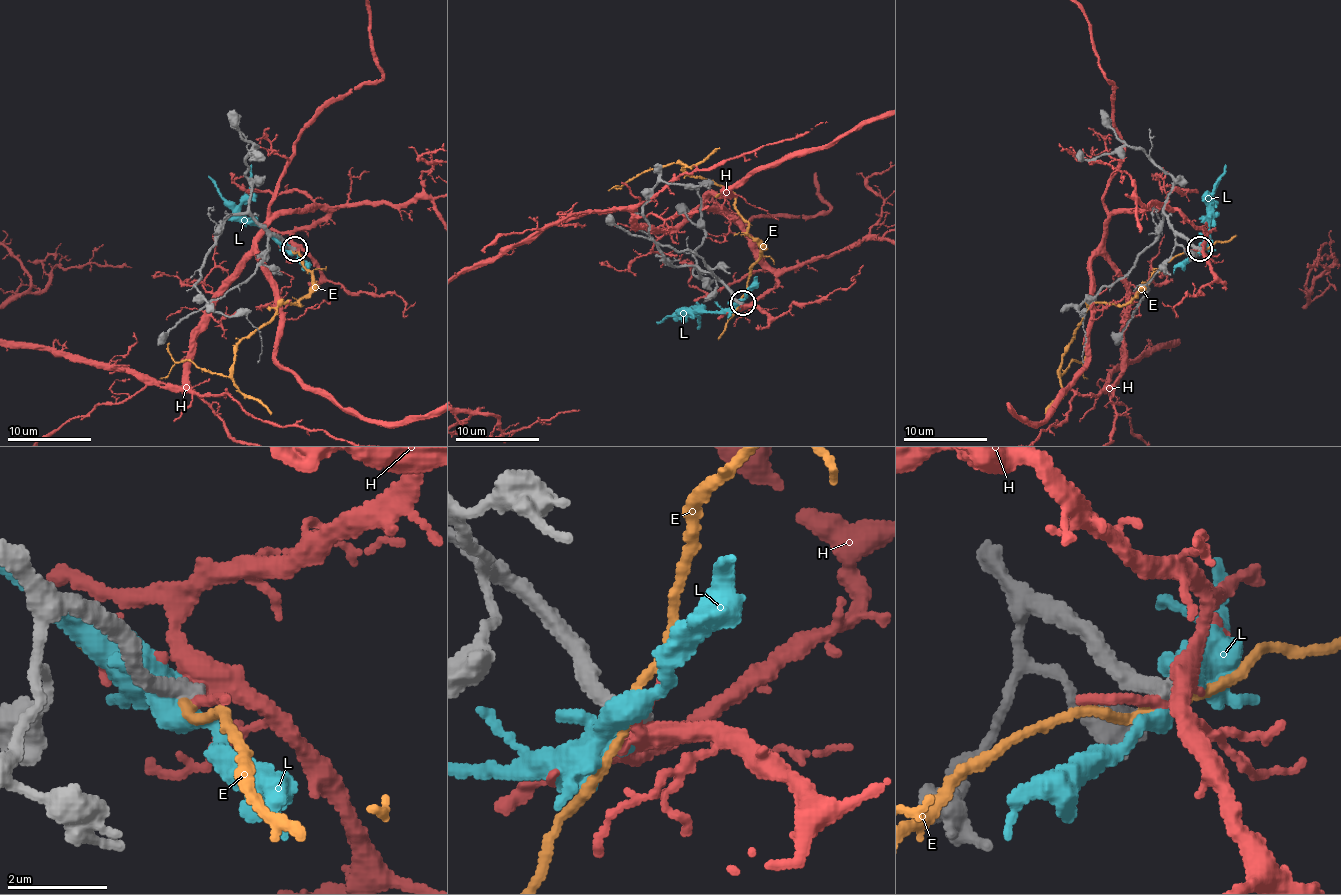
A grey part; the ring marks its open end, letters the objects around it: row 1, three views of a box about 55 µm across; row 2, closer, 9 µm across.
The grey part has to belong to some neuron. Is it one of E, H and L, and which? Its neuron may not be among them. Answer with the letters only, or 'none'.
none

